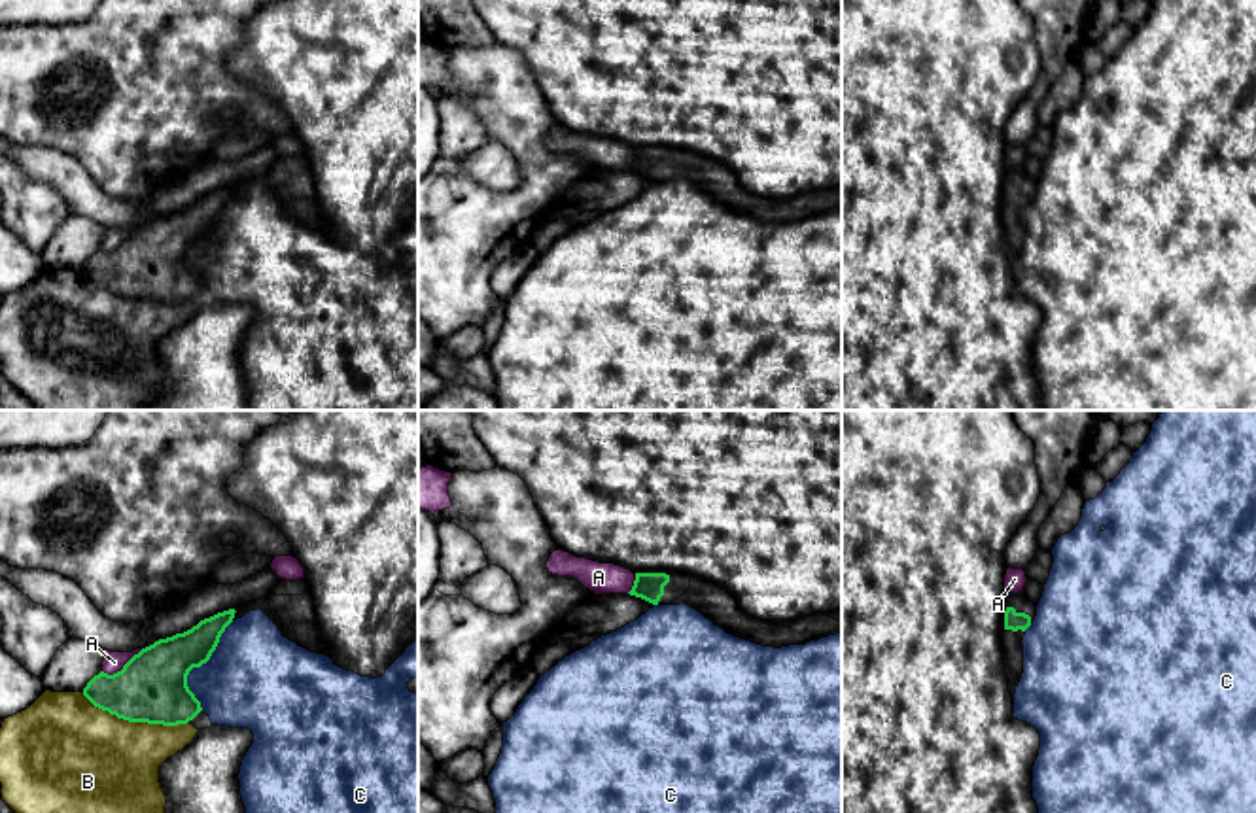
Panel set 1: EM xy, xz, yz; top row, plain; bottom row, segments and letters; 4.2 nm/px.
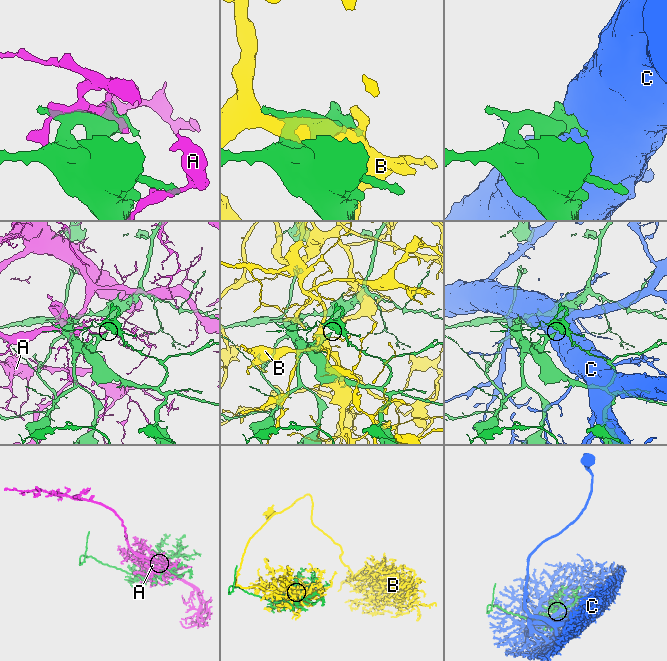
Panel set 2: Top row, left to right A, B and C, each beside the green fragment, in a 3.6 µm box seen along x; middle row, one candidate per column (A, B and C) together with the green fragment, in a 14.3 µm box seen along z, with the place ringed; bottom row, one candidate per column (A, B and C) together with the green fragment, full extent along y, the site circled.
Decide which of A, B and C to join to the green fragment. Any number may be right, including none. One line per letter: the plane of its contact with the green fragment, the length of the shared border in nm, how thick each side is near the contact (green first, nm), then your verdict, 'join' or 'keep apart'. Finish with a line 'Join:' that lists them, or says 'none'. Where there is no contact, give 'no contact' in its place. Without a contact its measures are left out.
A: meets green in xy; contact 220 nm long; 300 nm thick on the green side, 90 nm on the other; keep apart
B: meets green in xy; contact 480 nm long; 300 nm thick on the green side, 460 nm on the other; keep apart
C: meets green in xy; contact 400 nm long; 300 nm thick on the green side, 420 nm on the other; keep apart
Join: none

